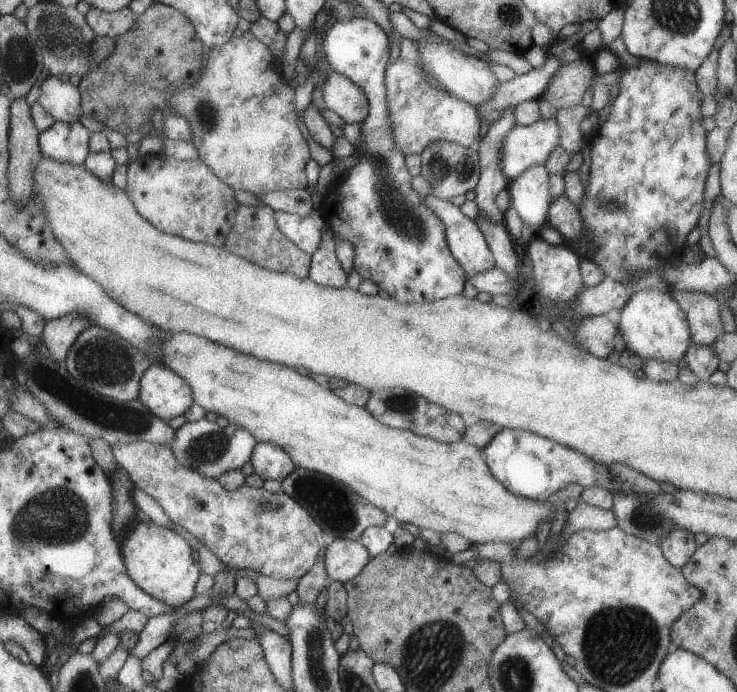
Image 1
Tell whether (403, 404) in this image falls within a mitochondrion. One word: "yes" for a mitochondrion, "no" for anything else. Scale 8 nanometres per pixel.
yes

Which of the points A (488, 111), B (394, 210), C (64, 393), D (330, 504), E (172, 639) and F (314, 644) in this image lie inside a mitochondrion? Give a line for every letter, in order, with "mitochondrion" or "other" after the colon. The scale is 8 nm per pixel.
A: other
B: mitochondrion
C: mitochondrion
D: mitochondrion
E: other
F: mitochondrion

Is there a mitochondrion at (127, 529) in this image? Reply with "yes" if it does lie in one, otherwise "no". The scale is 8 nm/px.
no

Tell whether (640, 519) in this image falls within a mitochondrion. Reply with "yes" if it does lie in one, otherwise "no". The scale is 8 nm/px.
yes

